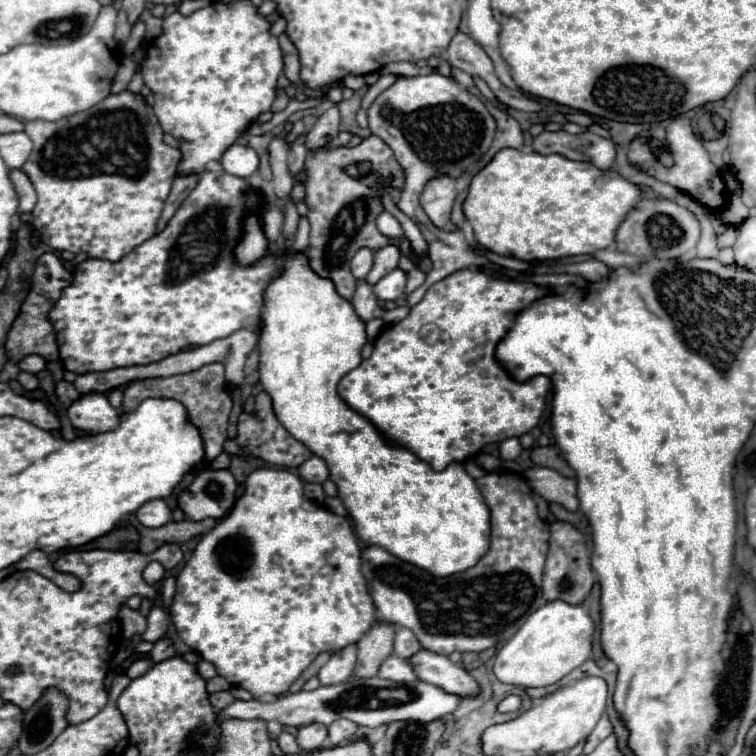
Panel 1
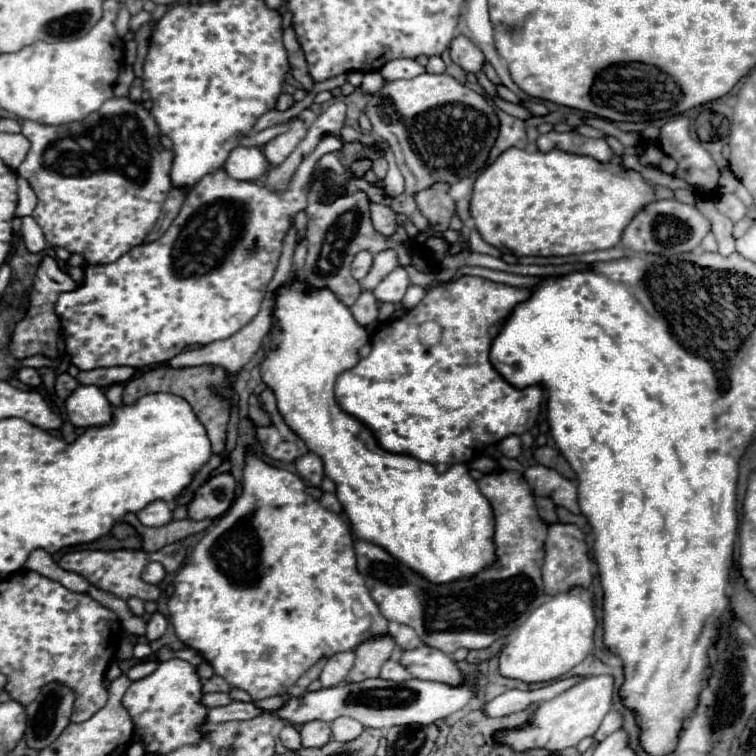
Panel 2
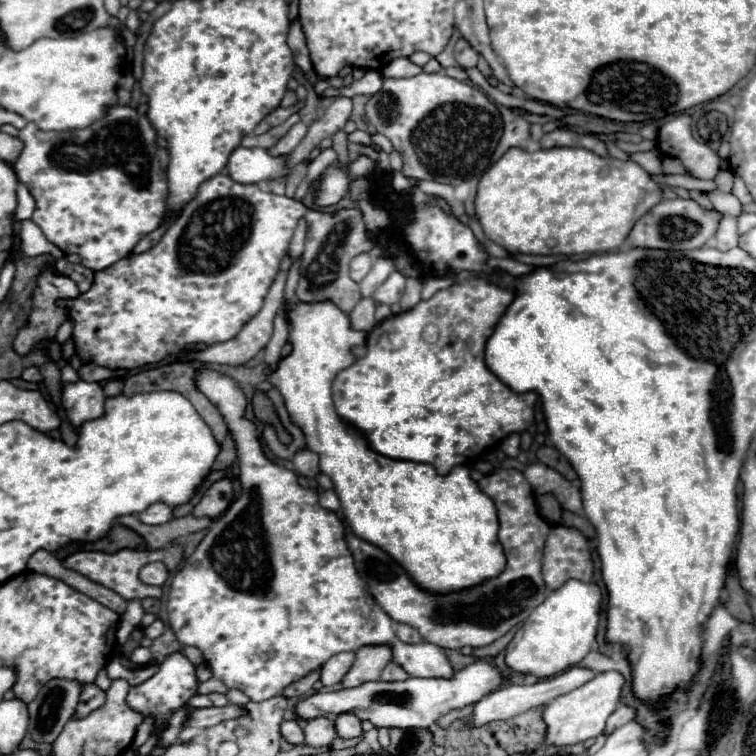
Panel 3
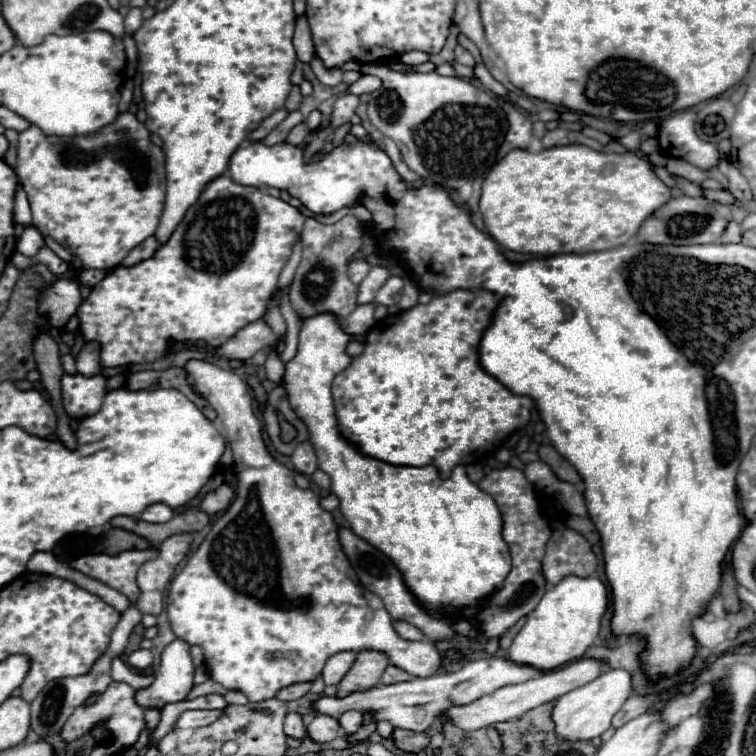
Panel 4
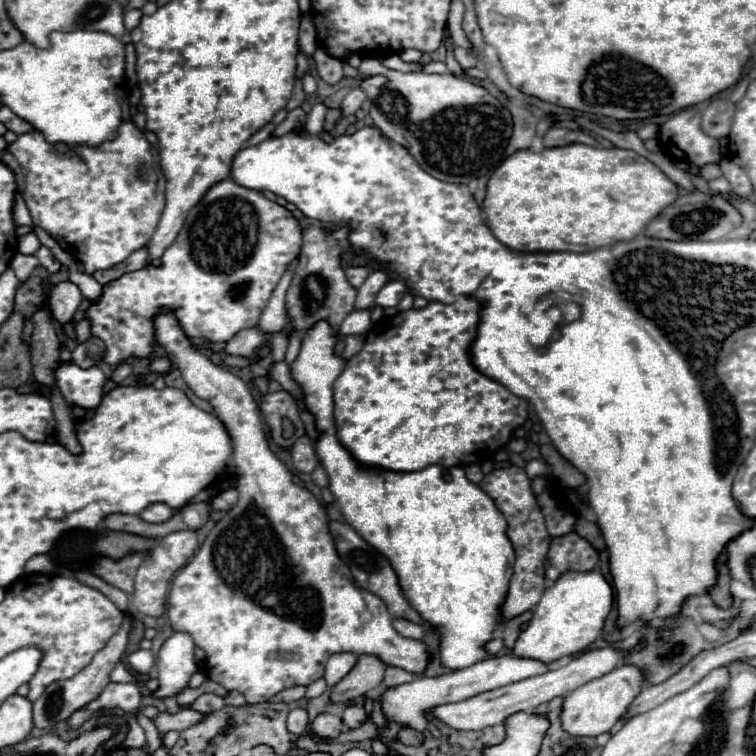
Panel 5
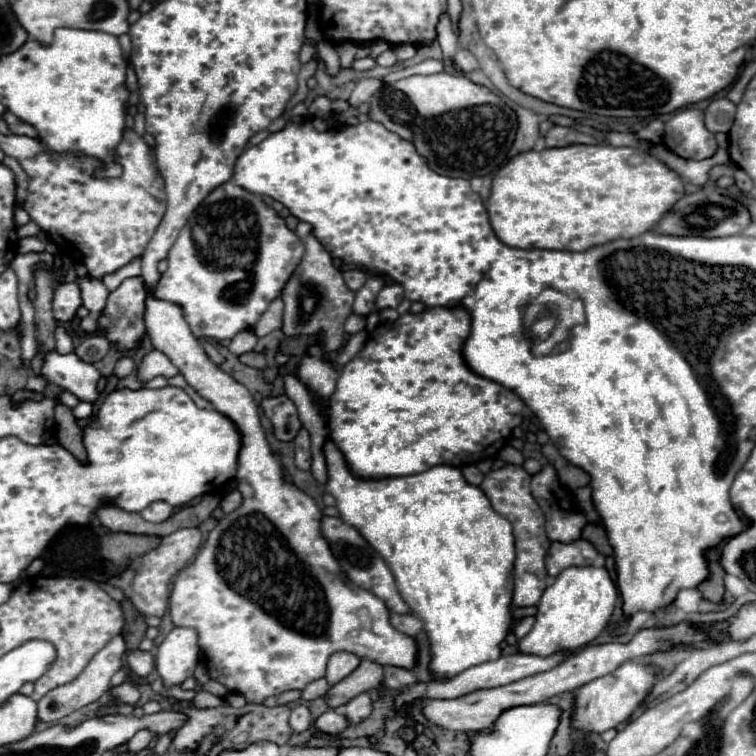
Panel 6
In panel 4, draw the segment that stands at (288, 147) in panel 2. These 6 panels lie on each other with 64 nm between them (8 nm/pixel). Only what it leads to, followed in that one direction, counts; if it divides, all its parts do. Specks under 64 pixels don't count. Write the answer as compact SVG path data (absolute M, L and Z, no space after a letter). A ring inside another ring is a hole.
M302 122L302 124L298 124L298 126L294 126L290 130L290 134L288 134L288 138L284 142L292 144L292 146L298 146L298 144L302 144L306 140L306 136L308 136L308 126Z

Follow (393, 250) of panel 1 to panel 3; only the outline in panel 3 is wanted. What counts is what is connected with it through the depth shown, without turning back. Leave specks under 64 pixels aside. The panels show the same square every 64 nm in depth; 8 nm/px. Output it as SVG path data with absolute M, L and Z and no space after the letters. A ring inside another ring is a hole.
M382 256L382 258L376 258L372 270L368 272L368 276L360 282L360 292L362 296L372 296L374 290L396 270L394 266L394 258L392 256Z

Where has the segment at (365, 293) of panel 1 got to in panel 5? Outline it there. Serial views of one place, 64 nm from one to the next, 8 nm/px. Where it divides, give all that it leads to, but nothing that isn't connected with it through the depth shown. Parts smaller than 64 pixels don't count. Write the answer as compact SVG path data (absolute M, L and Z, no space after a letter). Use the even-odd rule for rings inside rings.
M354 310L346 316L346 320L340 326L340 334L350 336L350 334L366 334L372 326L370 320L370 310Z

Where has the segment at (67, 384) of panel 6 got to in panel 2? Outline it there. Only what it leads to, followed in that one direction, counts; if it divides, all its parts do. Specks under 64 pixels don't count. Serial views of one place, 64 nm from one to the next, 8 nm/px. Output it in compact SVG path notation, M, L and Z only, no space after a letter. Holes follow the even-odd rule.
M78 386L66 400L66 412L76 428L106 426L112 422L112 406L98 386Z

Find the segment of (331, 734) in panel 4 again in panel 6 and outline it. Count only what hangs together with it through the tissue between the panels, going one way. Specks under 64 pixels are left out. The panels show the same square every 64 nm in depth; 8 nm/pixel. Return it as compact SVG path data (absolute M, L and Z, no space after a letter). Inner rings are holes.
M334 710L324 712L324 714L318 716L318 720L316 720L316 728L318 728L320 732L332 734L332 736L338 736L346 726L348 726L348 720L346 720L344 716L336 714Z

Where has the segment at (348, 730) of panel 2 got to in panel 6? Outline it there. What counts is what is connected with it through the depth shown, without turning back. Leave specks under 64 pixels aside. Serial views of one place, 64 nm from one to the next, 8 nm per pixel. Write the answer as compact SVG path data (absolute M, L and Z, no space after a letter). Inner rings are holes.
M360 694L358 698L350 700L346 706L344 706L344 716L348 718L350 724L358 724L362 720L366 720L372 712L372 700L368 694Z

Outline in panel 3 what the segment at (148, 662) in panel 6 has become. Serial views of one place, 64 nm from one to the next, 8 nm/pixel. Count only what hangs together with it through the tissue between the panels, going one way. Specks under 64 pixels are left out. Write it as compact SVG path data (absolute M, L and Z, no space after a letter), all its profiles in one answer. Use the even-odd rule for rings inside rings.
M140 646L140 648L136 648L136 650L132 652L130 660L132 660L134 664L140 664L140 666L144 666L144 664L148 664L148 662L152 660L152 654L150 654L150 650L148 650L148 648Z

